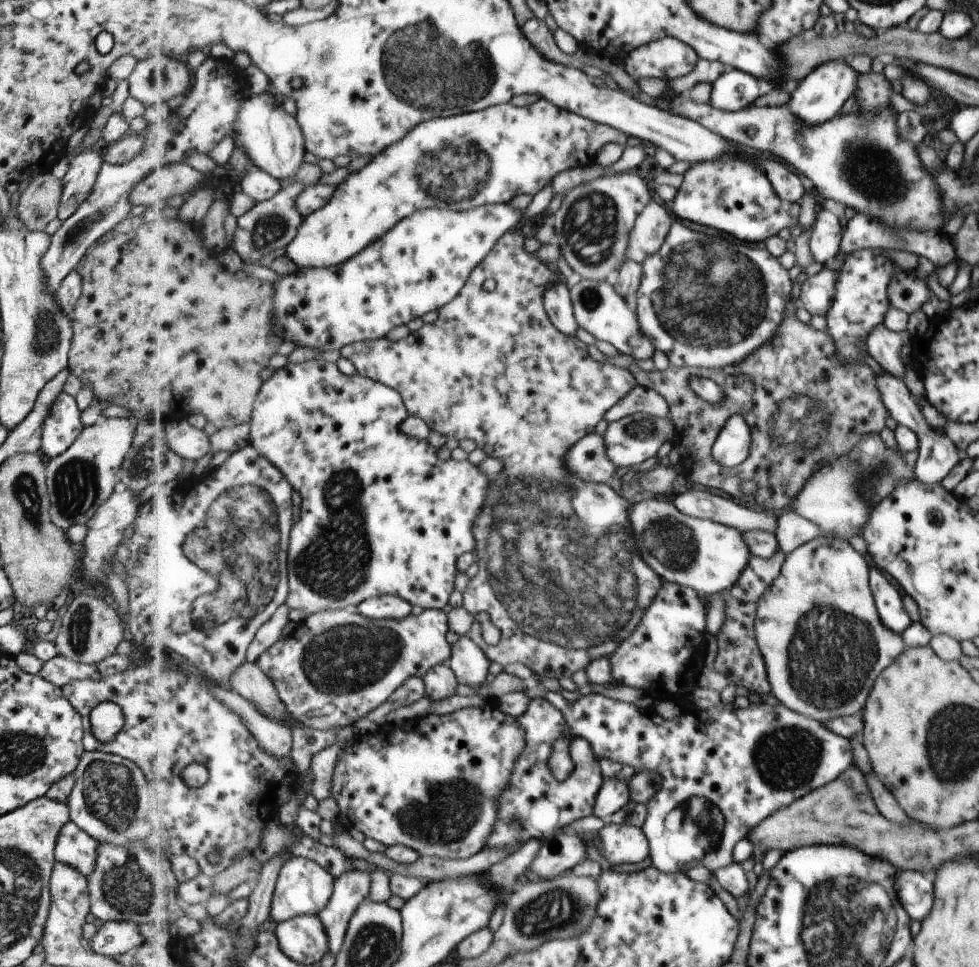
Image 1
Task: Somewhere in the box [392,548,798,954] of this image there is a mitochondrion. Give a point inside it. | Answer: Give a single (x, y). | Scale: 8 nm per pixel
(558, 910)

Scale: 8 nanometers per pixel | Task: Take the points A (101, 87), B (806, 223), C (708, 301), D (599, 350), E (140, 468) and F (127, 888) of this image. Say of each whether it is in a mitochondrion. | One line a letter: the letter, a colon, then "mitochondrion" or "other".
A: other
B: other
C: mitochondrion
D: other
E: mitochondrion
F: mitochondrion

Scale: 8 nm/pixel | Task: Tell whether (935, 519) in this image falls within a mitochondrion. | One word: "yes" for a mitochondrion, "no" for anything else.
no

